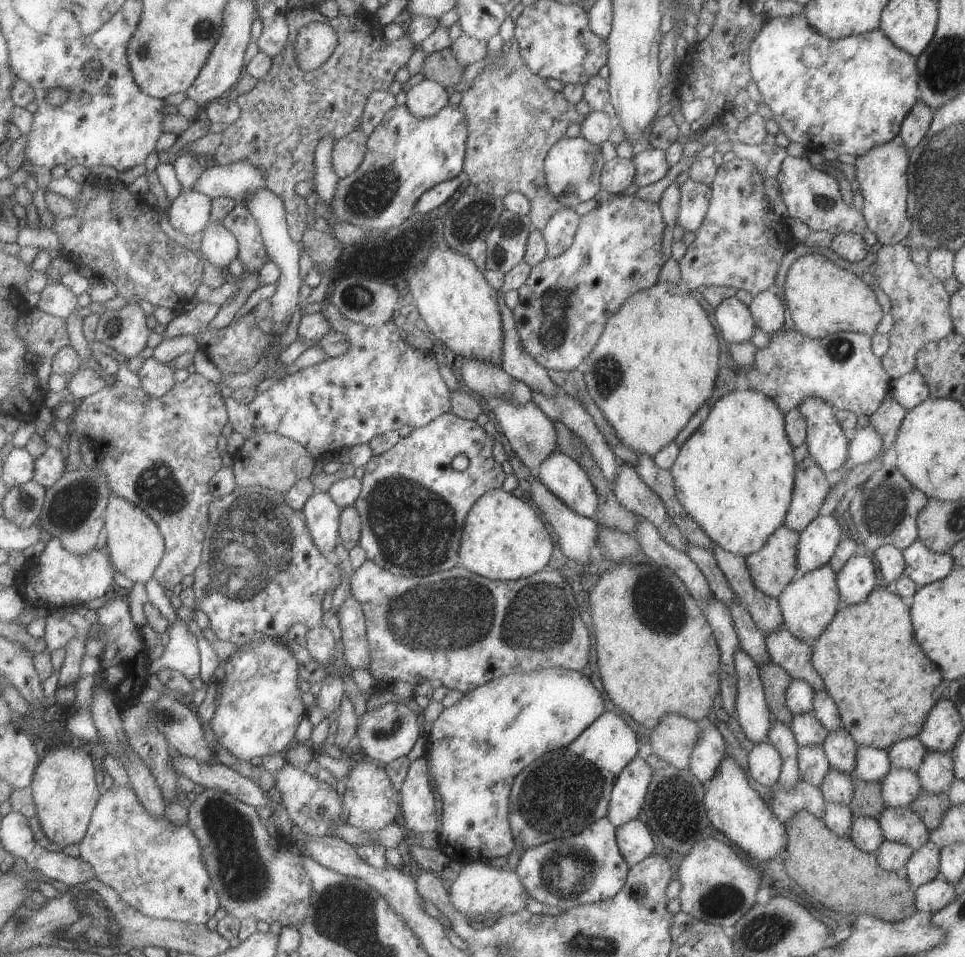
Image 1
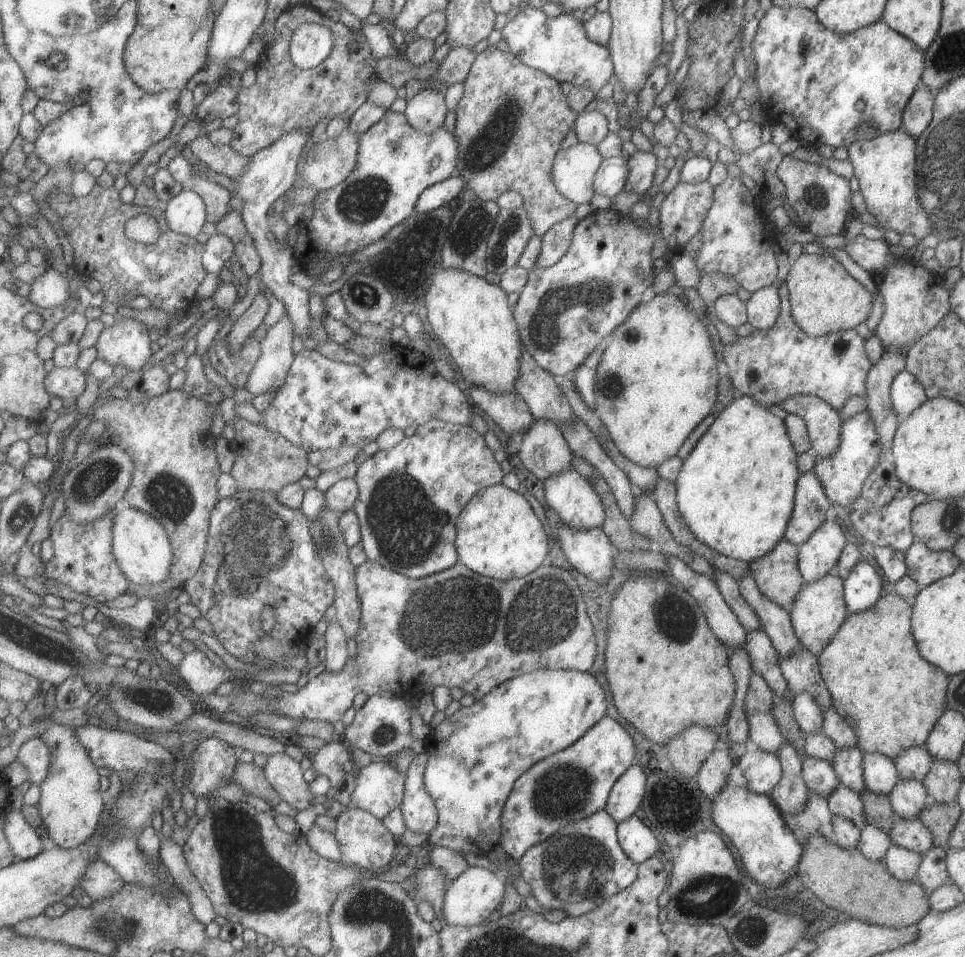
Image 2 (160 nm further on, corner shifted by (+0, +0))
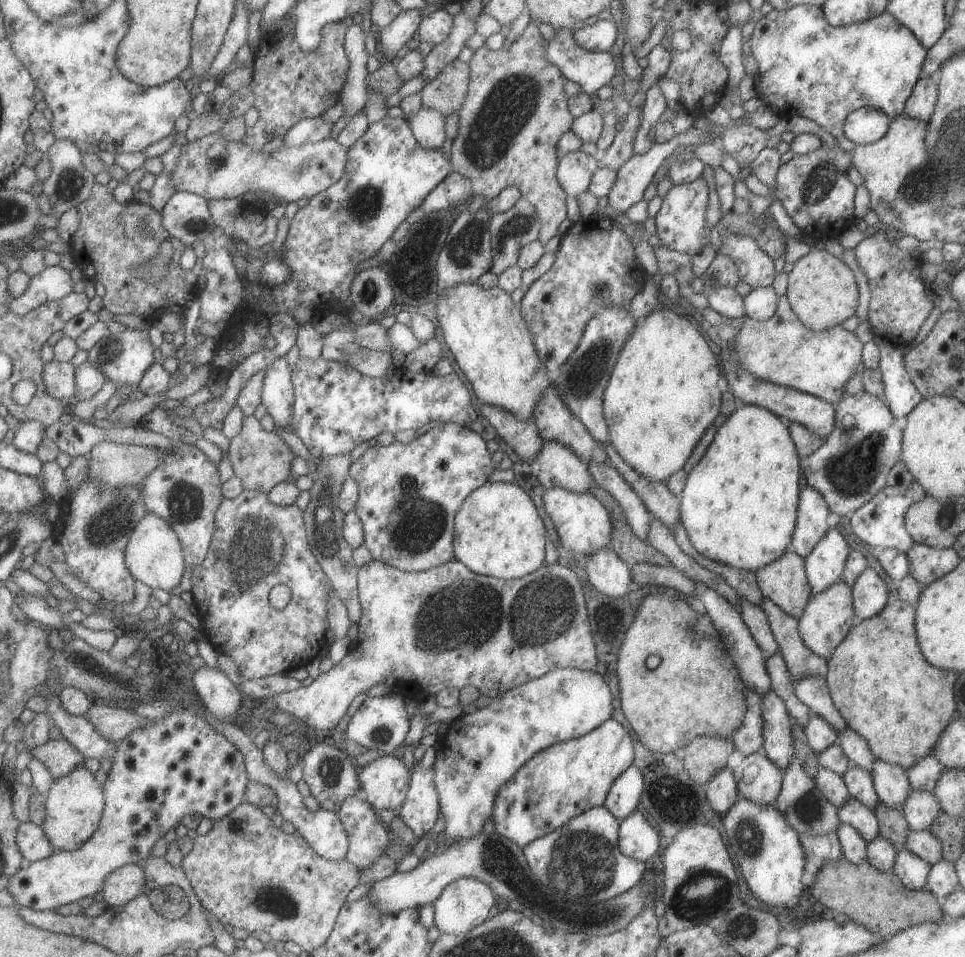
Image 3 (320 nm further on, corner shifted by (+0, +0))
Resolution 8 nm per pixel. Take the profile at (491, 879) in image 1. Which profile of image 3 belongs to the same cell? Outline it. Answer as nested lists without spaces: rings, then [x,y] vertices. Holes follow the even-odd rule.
[[[461,877],[447,884],[432,902],[432,922],[440,934],[465,934],[468,930],[488,919],[492,915],[497,902],[497,897],[486,884],[471,877]]]

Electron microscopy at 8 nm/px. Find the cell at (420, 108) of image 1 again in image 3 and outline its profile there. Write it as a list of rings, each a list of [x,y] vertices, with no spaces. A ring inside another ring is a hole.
[[[421,107],[417,114],[408,118],[414,139],[421,148],[441,149],[445,139],[444,116],[433,109]]]

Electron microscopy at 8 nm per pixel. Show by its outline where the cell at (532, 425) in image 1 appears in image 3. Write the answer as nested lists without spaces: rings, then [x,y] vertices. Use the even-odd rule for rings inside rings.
[[[542,440],[534,464],[544,490],[561,487],[574,493],[589,492],[593,477],[587,465],[567,445]]]

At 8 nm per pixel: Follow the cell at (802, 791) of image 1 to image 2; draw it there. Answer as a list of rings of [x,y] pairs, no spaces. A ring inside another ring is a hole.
[[[810,792],[803,812],[796,815],[781,813],[781,818],[783,818],[789,830],[799,841],[799,844],[803,846],[806,843],[806,839],[813,833],[820,834],[822,837],[832,840],[833,815],[828,809],[827,801],[824,798]]]

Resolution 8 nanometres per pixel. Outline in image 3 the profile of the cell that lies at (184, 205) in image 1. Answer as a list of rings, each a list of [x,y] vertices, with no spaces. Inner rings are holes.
[[[177,191],[162,210],[163,226],[170,232],[172,237],[181,239],[189,246],[193,246],[197,241],[207,240],[215,230],[215,221],[213,212],[210,209],[209,200],[197,193],[189,191]]]

